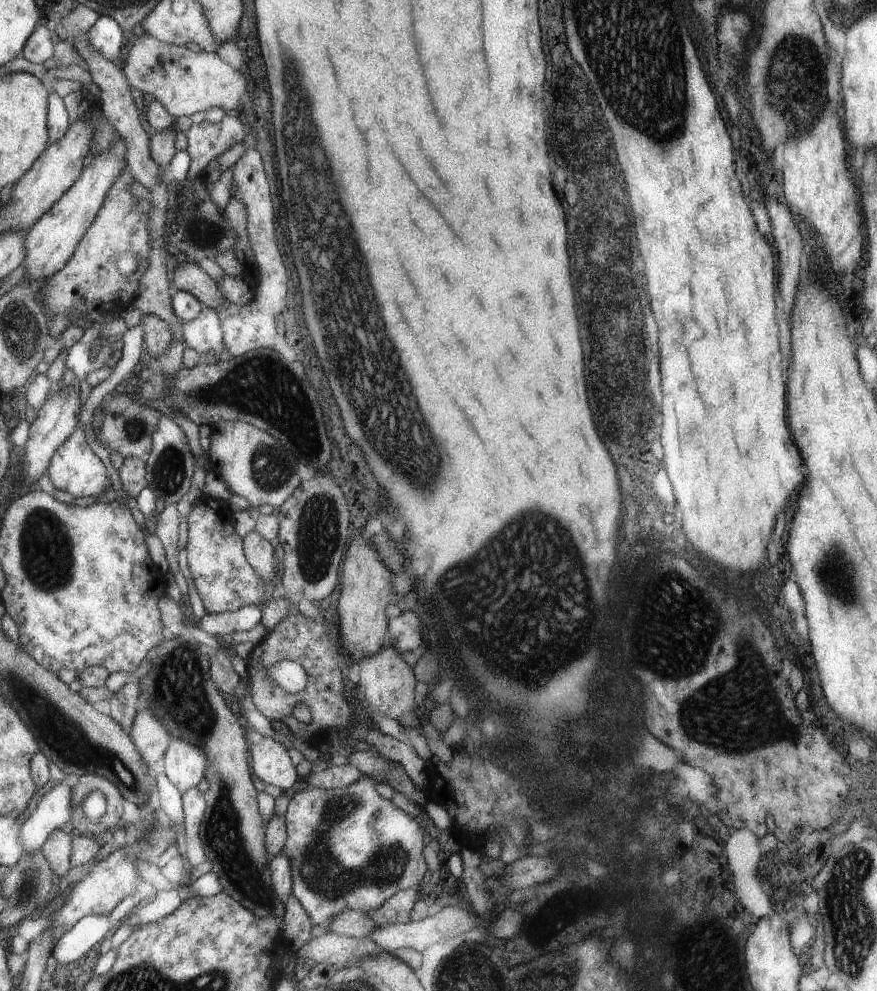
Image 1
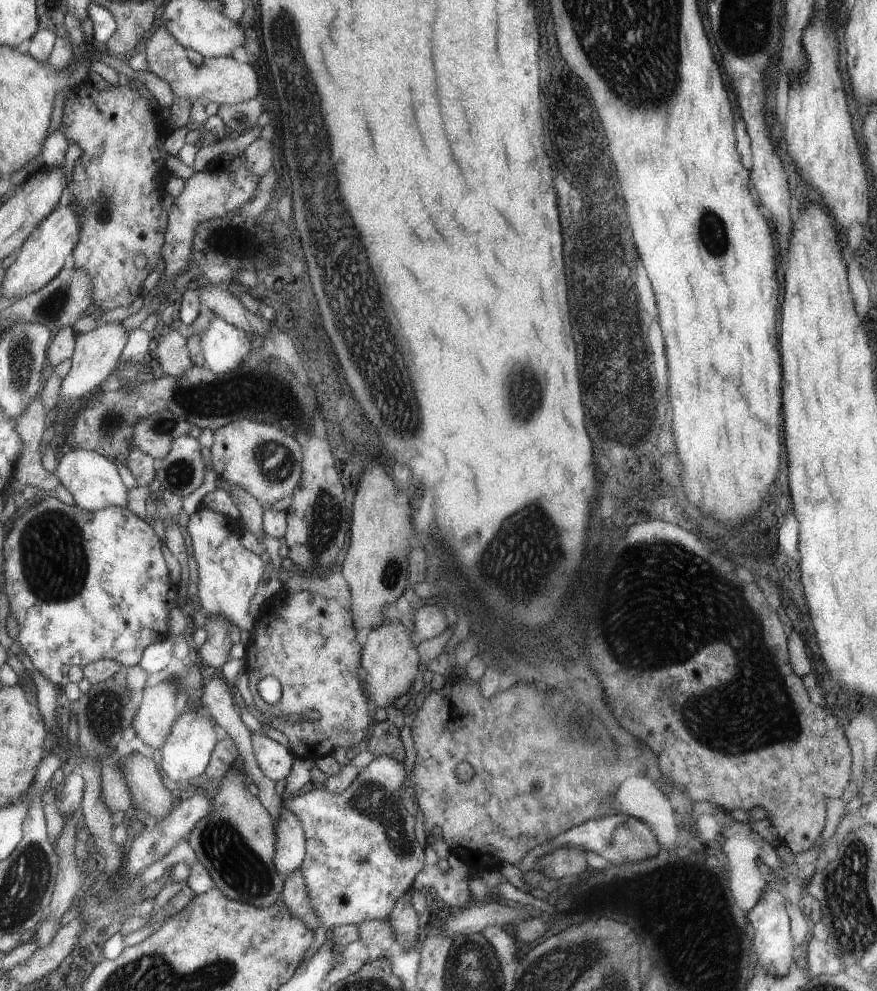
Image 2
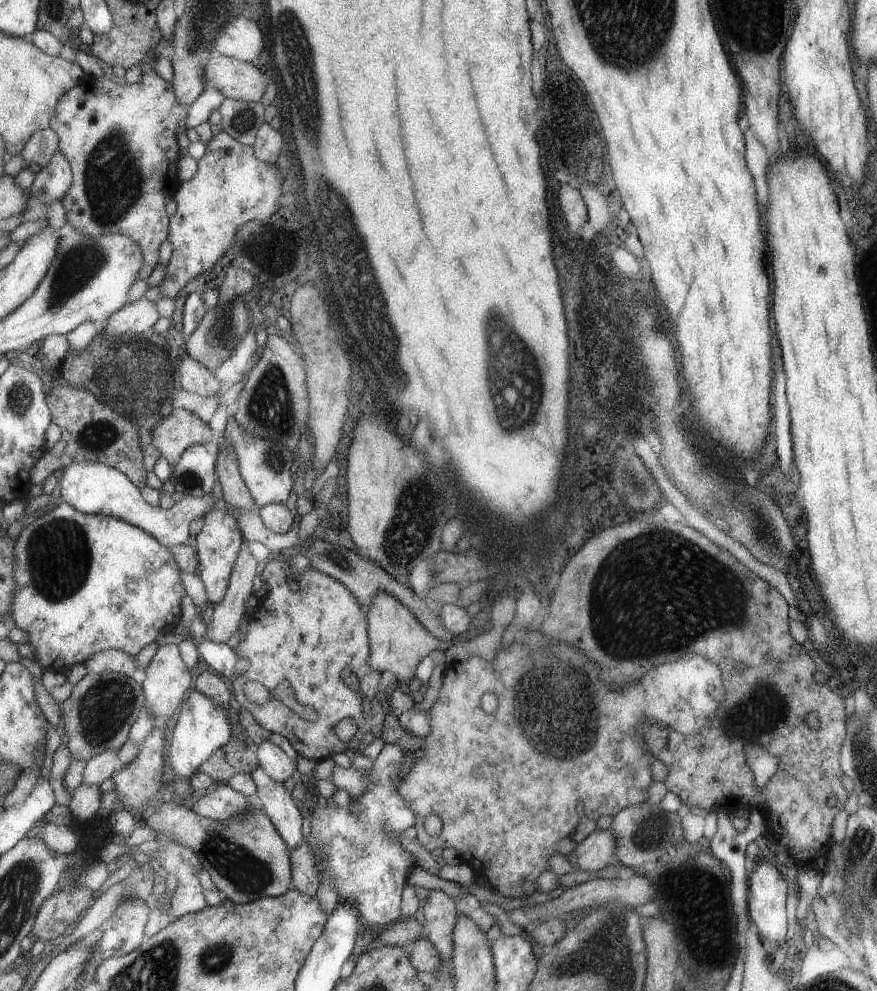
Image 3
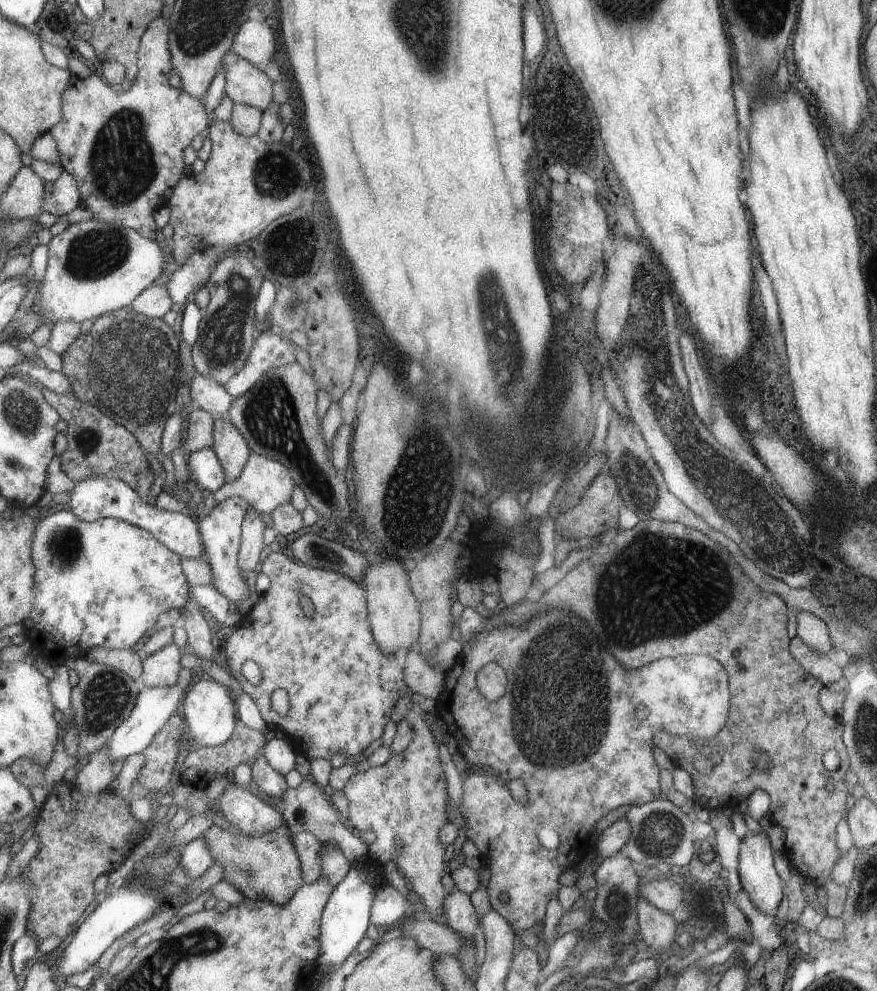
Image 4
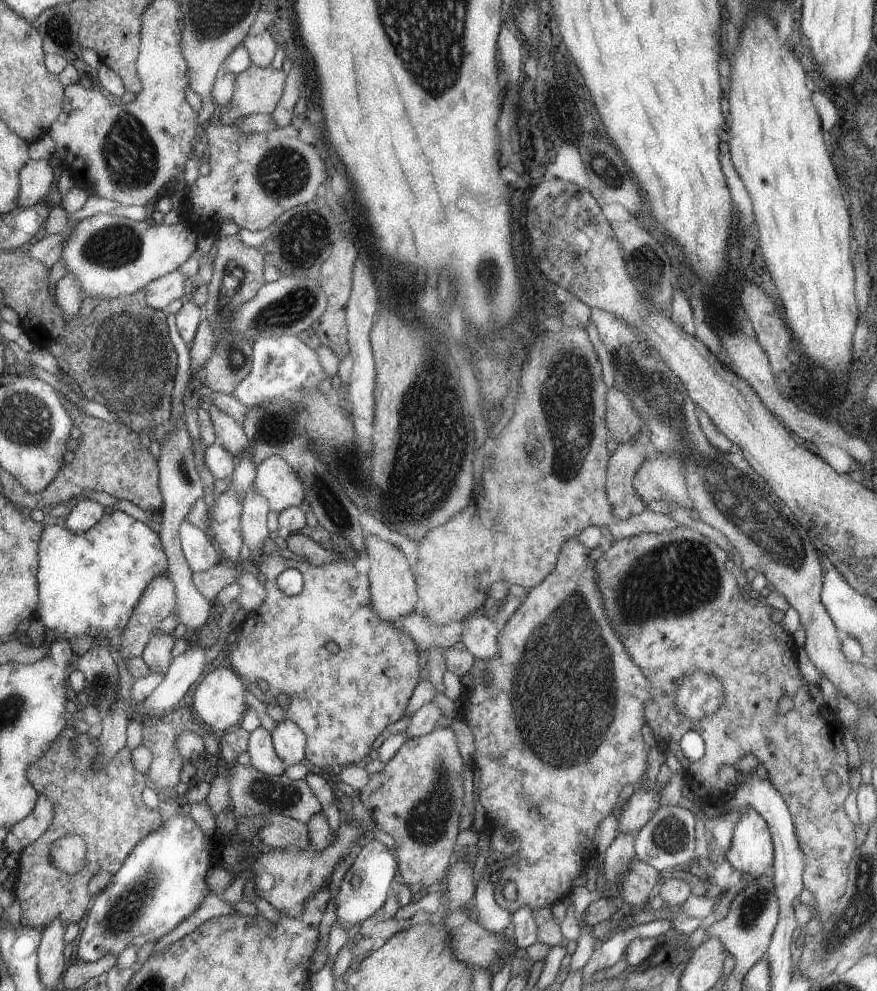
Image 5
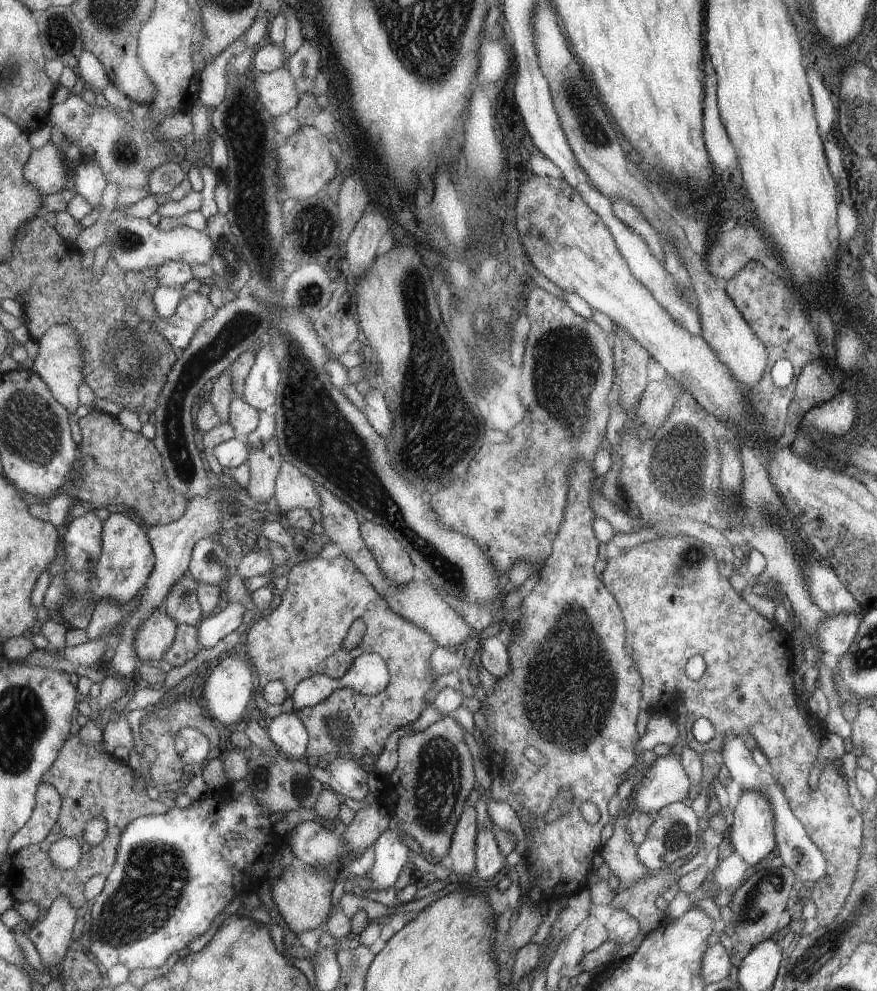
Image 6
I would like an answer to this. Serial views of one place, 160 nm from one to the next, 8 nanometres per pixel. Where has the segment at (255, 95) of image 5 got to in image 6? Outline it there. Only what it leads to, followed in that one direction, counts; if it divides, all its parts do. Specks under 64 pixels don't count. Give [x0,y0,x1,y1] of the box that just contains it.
[254,66,298,117]

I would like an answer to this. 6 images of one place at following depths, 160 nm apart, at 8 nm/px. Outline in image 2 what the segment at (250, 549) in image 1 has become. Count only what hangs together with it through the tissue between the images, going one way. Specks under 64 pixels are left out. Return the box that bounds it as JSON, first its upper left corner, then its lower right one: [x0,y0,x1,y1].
[230,485,264,542]

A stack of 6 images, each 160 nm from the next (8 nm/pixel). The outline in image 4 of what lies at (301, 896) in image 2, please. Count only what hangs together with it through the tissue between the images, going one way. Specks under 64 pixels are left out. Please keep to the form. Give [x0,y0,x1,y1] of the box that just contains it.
[290,831,323,884]

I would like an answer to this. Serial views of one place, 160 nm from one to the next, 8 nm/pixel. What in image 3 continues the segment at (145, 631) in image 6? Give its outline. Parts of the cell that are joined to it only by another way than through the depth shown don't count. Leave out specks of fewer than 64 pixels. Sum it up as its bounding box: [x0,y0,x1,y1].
[141,644,193,721]

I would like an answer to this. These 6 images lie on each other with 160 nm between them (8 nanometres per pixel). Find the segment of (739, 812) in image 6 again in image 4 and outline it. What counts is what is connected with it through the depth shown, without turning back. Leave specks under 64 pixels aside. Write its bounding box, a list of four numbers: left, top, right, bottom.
[737,831,783,916]

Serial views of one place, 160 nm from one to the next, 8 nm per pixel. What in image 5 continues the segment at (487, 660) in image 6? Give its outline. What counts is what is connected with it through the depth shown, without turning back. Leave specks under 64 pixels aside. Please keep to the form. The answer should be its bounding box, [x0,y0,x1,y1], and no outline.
[460,615,499,660]

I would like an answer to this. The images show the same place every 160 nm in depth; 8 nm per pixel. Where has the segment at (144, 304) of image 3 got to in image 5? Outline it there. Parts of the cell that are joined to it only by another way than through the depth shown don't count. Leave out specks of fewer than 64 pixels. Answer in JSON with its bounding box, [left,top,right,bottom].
[146,269,188,311]

